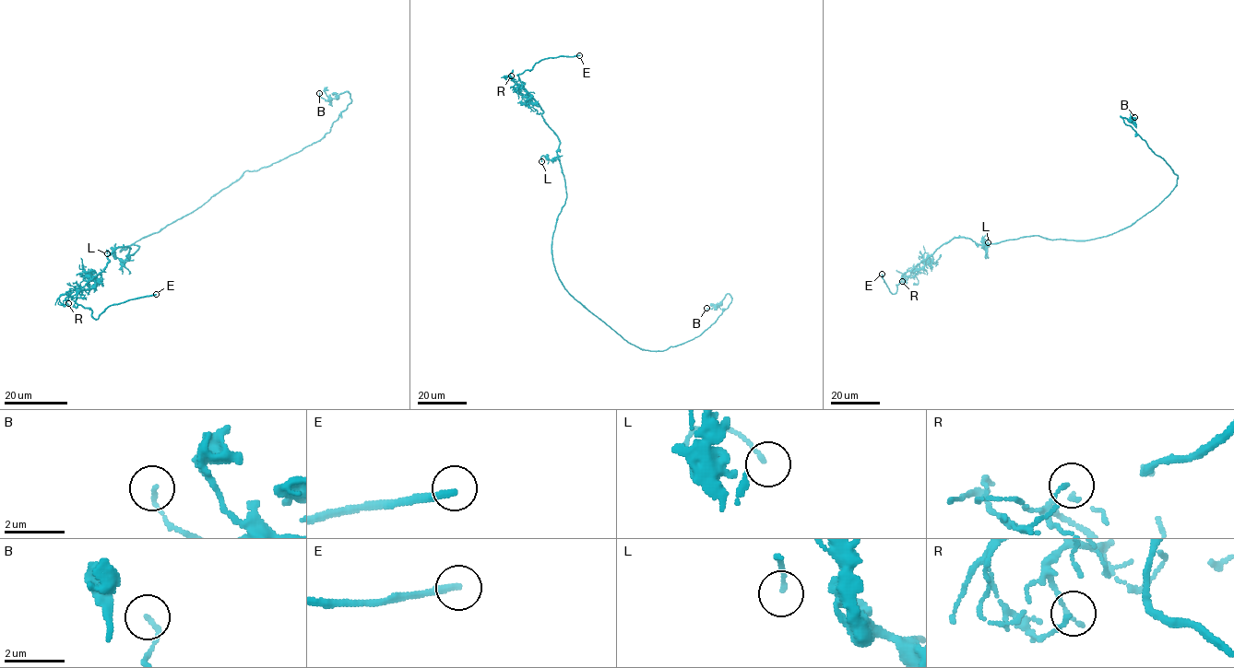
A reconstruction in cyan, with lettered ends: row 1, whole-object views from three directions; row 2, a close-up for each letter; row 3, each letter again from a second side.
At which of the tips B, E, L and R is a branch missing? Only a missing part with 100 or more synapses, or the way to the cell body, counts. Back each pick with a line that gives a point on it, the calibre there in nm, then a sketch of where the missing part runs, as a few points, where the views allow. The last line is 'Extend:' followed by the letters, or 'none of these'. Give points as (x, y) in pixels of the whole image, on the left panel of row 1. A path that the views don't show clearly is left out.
E: (156, 294) | 240 nm | (156, 294), (191, 276), (194, 280)
Extend: E

